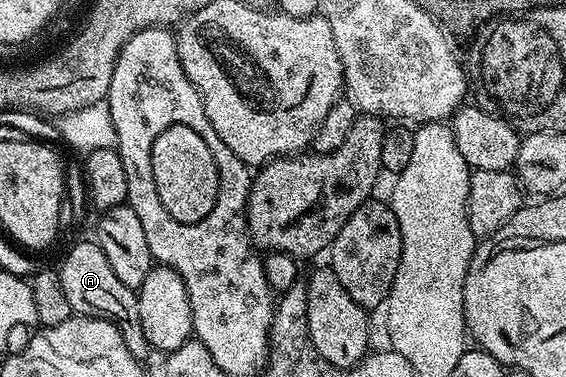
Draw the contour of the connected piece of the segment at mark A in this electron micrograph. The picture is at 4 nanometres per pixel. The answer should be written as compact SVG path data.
M95 239L80 241L68 249L64 262L58 265L62 279L62 288L66 290L66 300L69 301L73 314L81 317L100 317L104 321L114 323L130 351L138 359L144 359L150 353L150 346L142 331L142 319L138 319L137 290L126 287L106 260L106 251L102 251Z

